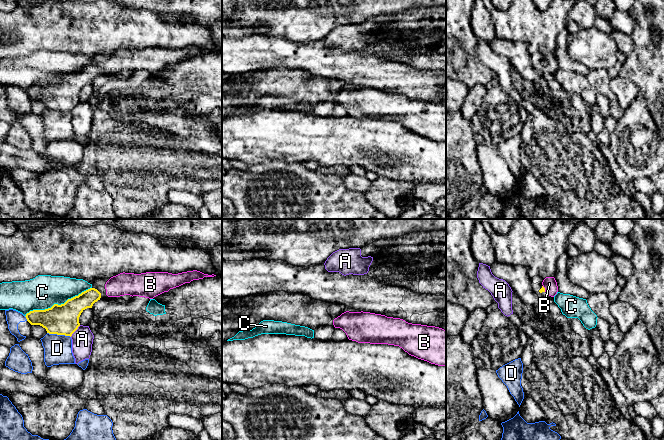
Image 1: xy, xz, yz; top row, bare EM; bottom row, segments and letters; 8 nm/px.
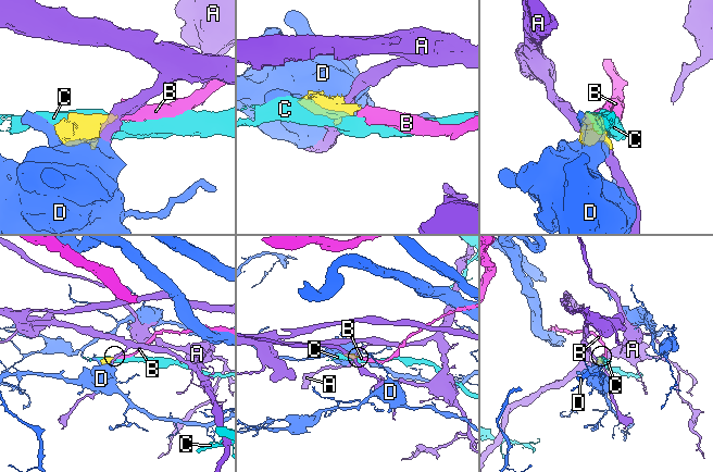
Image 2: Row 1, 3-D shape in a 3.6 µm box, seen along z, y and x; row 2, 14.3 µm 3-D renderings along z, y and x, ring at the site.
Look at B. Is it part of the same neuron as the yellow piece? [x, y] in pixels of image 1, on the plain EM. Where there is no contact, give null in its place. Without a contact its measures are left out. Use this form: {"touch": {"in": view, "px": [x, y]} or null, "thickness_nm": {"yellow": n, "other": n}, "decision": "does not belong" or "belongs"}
{"touch": {"in": "yz", "px": [544, 65]}, "thickness_nm": {"yellow": 40, "other": 110}, "decision": "belongs"}

